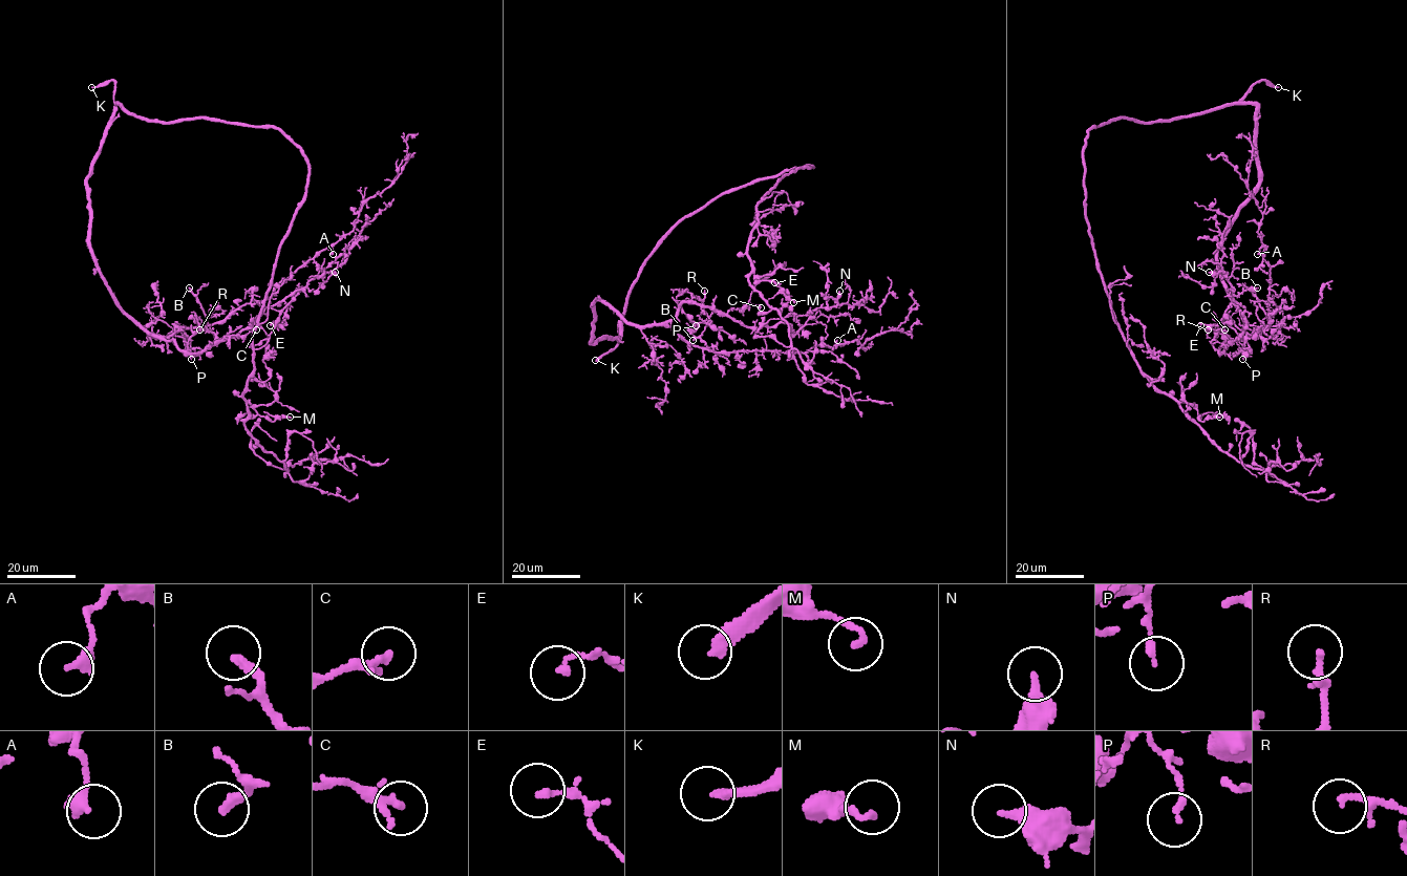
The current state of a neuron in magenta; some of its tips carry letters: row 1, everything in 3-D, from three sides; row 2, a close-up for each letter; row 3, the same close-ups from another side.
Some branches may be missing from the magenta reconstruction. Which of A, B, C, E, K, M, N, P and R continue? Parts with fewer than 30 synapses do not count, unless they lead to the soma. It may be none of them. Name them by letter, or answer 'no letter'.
B, K

